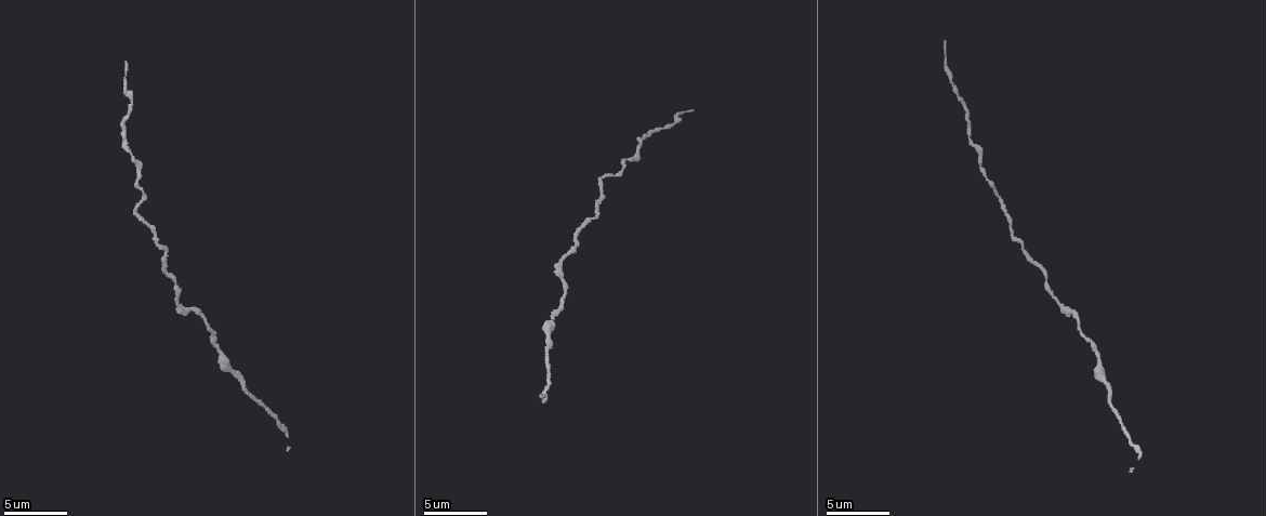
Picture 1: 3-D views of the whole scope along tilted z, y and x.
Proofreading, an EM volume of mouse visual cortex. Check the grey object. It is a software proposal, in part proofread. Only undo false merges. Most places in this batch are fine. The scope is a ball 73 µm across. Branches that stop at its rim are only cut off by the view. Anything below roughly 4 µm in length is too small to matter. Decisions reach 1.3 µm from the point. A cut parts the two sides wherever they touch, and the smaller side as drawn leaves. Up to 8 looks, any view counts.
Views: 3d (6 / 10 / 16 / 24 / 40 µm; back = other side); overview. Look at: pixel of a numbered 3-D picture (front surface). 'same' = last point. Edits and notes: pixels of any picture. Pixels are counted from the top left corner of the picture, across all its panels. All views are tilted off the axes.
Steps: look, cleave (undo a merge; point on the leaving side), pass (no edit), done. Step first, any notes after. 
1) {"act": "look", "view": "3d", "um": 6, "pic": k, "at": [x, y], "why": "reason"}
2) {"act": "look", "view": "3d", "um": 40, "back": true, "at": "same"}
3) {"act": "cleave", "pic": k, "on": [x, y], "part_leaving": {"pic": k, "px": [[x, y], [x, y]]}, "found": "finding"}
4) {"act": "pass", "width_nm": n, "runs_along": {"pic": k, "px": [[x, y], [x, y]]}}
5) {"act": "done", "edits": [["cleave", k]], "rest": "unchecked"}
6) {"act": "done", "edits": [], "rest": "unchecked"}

{"act": "look", "view": "3d", "um": 6, "pic": 1, "at": [969, 141], "why": "narrows sharply"}

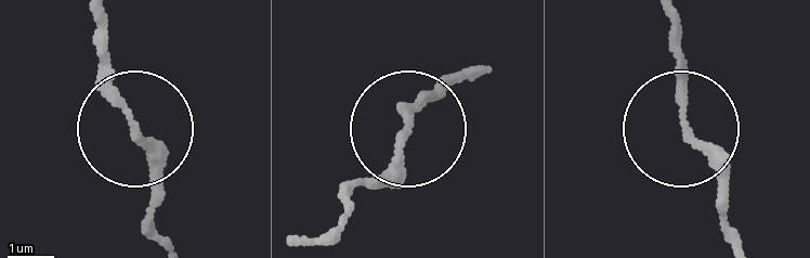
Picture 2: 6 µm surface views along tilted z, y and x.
{"act": "look", "view": "3d", "um": 6, "back": true, "pic": 2, "at": [137, 131]}

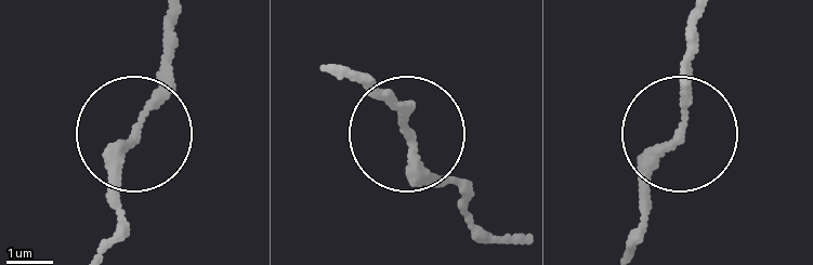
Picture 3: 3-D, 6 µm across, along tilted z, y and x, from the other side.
{"act": "pass", "width_nm": 180, "runs_along": {"pic": 3, "px": [[639, 246], [652, 175], [681, 127], [689, 20]]}, "found": "continuous, no second neuron"}

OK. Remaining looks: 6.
{"act": "look", "view": "3d", "um": 16, "pic": 1, "at": [164, 272]}

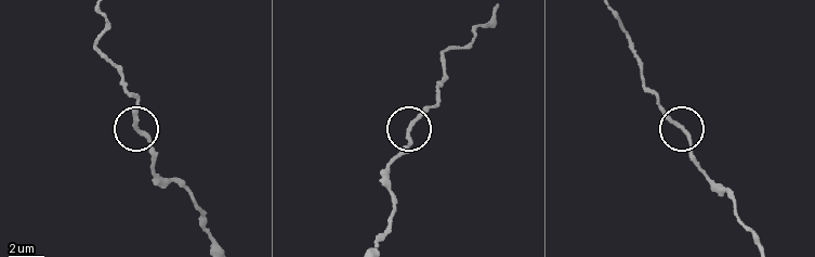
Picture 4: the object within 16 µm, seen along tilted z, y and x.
{"act": "pass", "side_arm_um": 22, "found": "all the same neuron"}

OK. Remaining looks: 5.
{"act": "look", "view": "3d", "um": 6, "pic": 1, "at": [1076, 313], "why": "sudden change in width"}

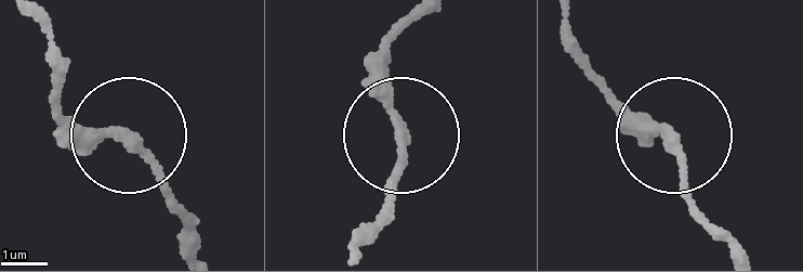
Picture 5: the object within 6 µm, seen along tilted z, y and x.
{"act": "pass", "found": "all the same neuron"}

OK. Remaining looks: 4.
{"act": "look", "view": "3d", "um": 16, "pic": 1, "at": [237, 373], "why": "calibre changes"}

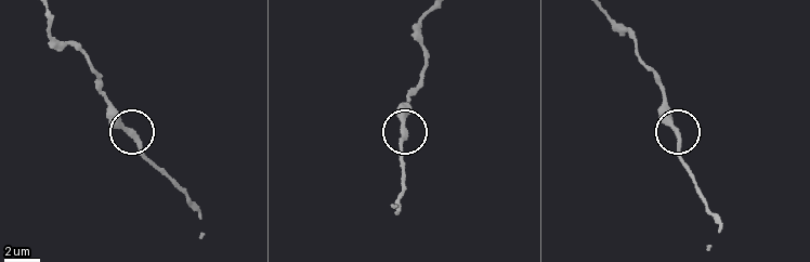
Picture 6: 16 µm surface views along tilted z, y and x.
{"act": "pass", "width_nm": 270, "runs_along": {"pic": 6, "px": [[428, 14], [419, 33], [423, 71], [400, 112], [405, 161]]}, "found": "all the same neuron"}

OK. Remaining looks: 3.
{"act": "done", "edits": [], "rest": "unchecked"}

